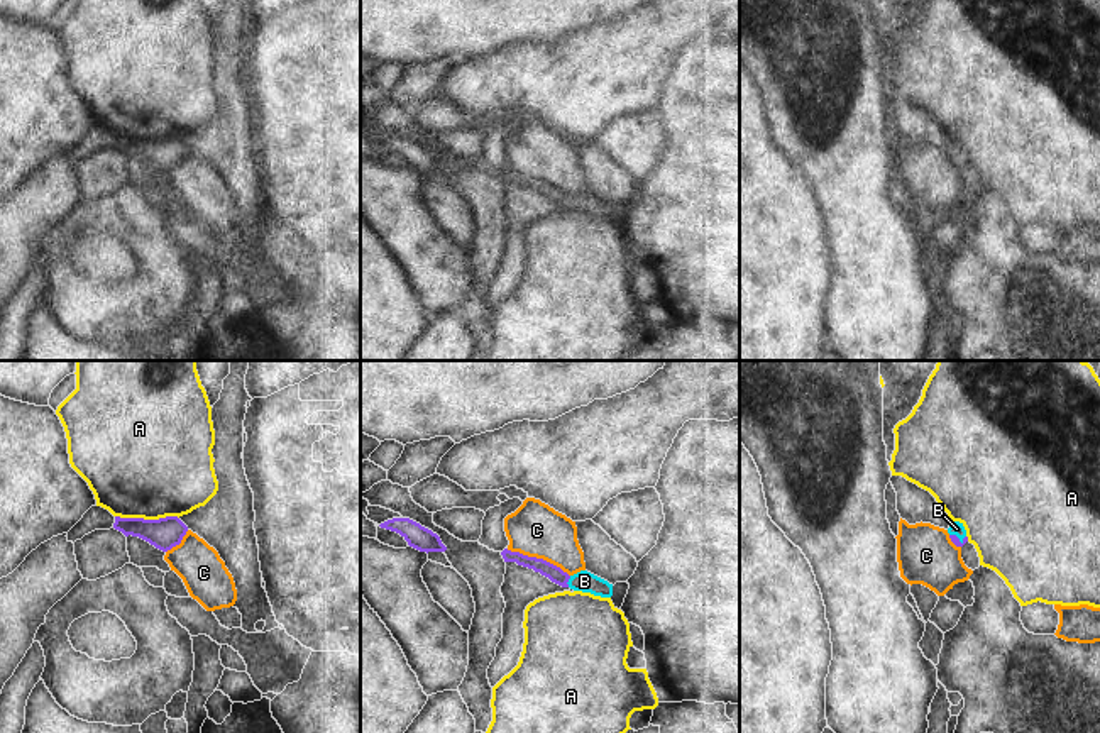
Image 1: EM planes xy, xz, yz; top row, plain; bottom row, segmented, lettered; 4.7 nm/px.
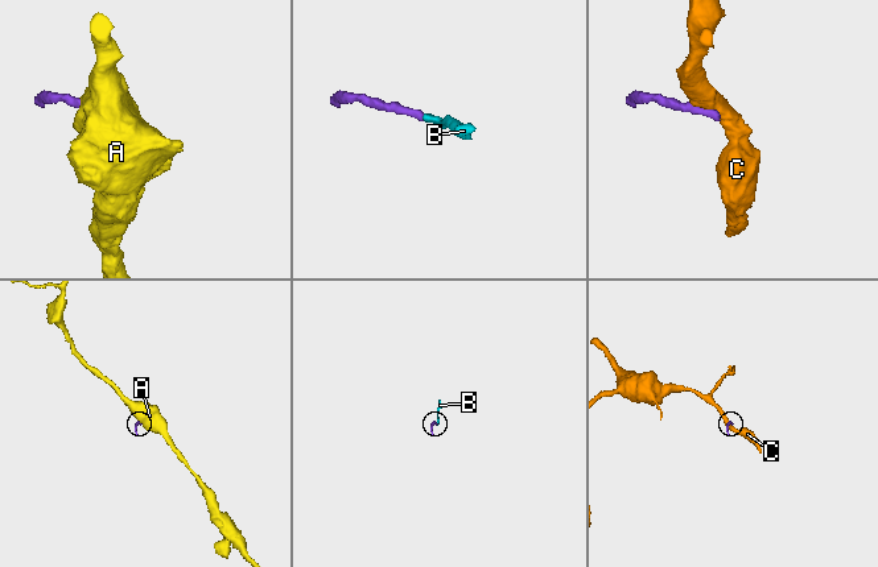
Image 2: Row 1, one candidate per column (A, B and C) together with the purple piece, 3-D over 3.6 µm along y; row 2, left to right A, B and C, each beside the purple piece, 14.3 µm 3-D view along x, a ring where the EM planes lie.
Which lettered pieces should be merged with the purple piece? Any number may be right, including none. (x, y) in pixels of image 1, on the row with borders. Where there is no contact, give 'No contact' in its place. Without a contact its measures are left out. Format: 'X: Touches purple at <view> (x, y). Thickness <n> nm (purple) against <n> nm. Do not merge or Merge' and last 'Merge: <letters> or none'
A: Touches purple at xy (148, 520). Thickness 150 nm (purple) against 480 nm. Do not merge
B: Touches purple at xz (567, 581). Thickness 80 nm (purple) against 100 nm. Merge
C: Touches purple at xz (538, 559). Thickness 80 nm (purple) against 260 nm. Do not merge
Merge: B.

